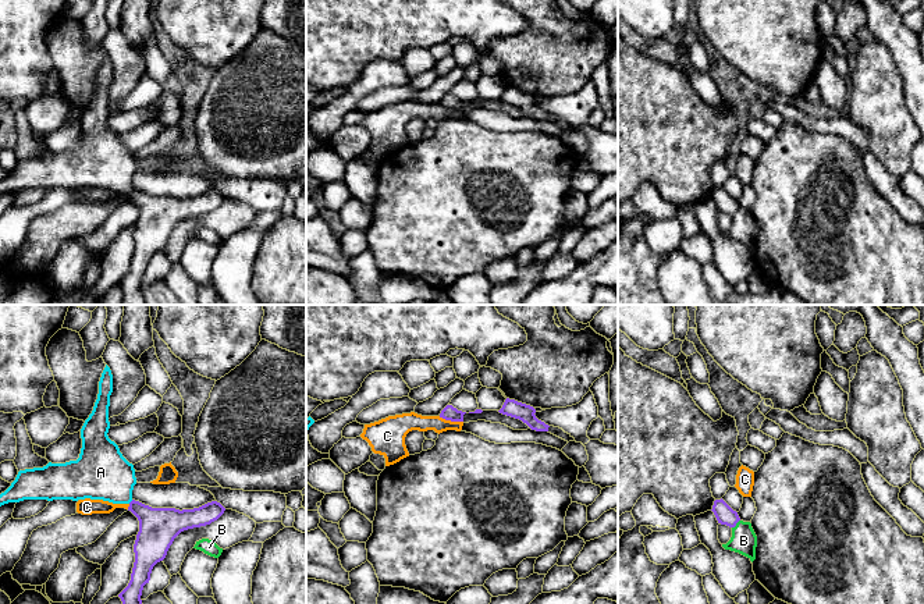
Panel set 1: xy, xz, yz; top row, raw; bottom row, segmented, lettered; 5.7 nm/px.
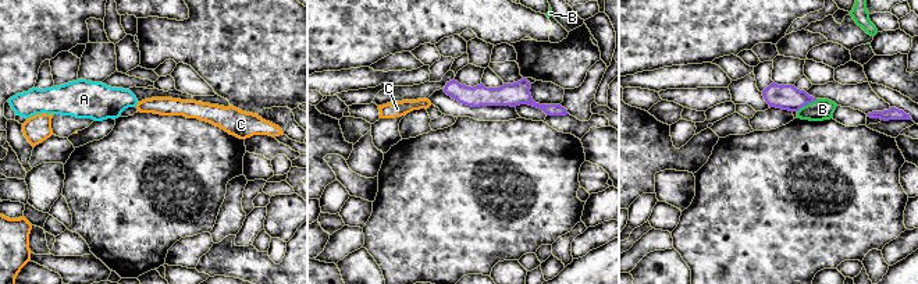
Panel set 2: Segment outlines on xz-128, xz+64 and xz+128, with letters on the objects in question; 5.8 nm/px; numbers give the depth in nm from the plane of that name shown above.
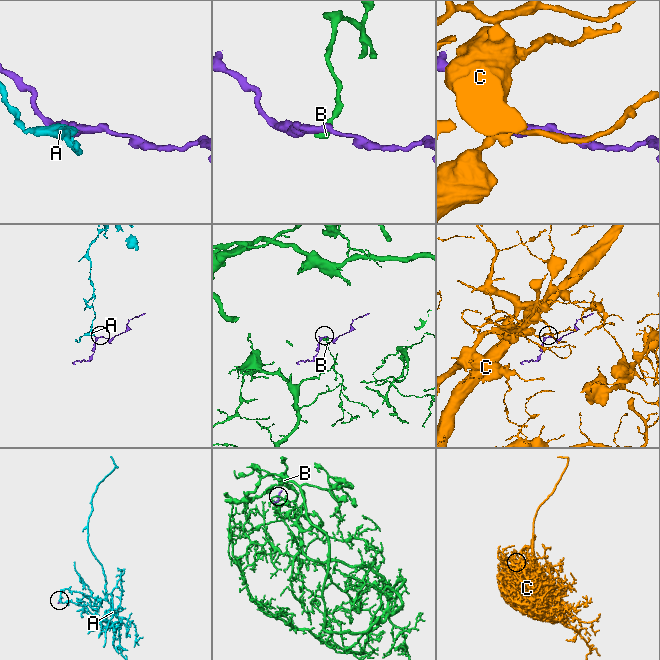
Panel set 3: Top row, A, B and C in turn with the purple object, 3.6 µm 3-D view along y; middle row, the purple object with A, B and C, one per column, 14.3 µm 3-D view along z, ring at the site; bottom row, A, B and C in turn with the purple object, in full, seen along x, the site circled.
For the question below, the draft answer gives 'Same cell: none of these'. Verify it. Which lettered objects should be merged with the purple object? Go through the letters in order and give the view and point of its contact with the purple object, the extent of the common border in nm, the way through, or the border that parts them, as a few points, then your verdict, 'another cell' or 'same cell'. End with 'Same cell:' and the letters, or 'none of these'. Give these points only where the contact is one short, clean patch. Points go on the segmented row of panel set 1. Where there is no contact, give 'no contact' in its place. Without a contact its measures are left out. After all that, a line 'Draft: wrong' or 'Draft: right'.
A: meets purple in xy at (131, 501); contact 40 nm long; runs through xy (157, 526), (131, 501), (100, 472); same cell
B: meets purple in yz at (736, 522); contact 70 nm long; border along yz (739, 519), (732, 528); another cell
C: meets purple in xz at (451, 420); contact 150 nm long; border along xz (439, 416), (447, 420), (462, 422); another cell
Same cell: A
Draft: wrong

